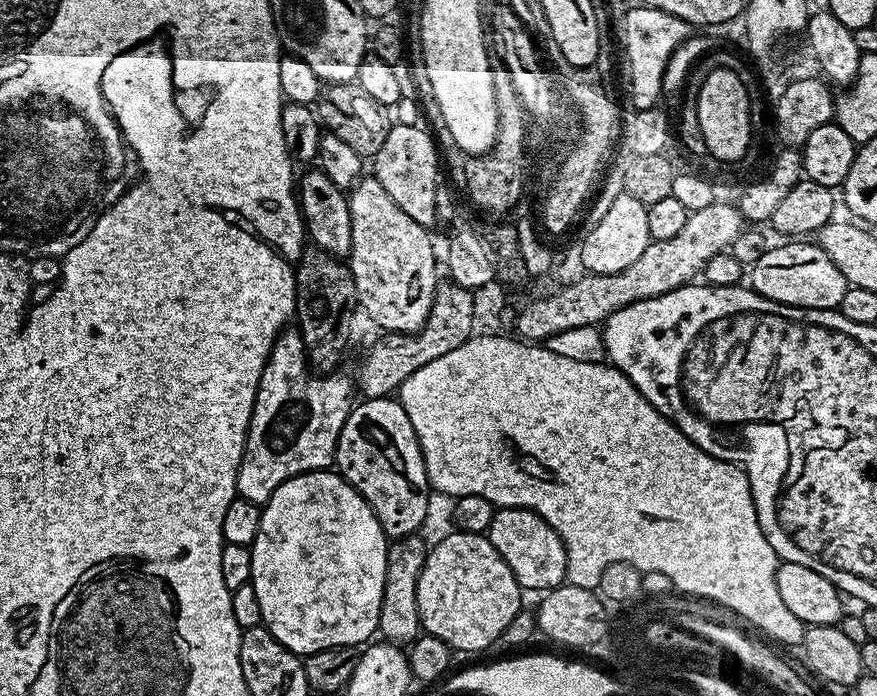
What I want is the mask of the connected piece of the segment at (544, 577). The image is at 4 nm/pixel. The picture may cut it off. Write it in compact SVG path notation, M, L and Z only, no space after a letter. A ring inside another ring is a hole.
M497 507L493 511L492 521L486 535L488 541L494 546L494 550L498 550L502 562L506 562L506 566L510 566L510 570L517 582L520 583L521 589L528 590L528 588L533 588L534 591L543 593L545 590L558 588L565 583L568 574L566 546L562 542L560 535L531 508Z

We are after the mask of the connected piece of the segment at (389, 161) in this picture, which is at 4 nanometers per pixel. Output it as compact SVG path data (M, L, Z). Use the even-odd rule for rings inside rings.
M393 123L386 134L386 142L382 142L382 150L374 157L374 175L378 182L382 182L386 192L394 202L414 222L430 228L437 221L434 196L438 183L436 166L438 156L433 140L427 132L412 124Z

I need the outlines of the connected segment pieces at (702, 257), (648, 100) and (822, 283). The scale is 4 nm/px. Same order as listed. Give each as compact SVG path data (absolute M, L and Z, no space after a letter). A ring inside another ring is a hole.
M718 198L710 206L688 213L686 226L682 226L674 238L649 242L646 250L642 250L641 256L626 266L626 270L618 270L618 274L581 275L581 280L550 293L545 300L536 300L524 309L520 308L514 323L515 335L528 342L540 342L553 332L599 325L608 319L610 313L634 300L645 300L683 288L703 273L706 262L714 258L714 254L729 249L734 238L745 228L746 221L735 203L723 204L723 199Z
M641 6L632 8L618 24L618 40L624 43L624 56L628 59L628 72L632 75L632 85L628 88L628 96L632 99L631 107L654 108L661 103L660 91L664 88L664 71L676 52L676 47L694 32L693 25L686 23L669 12L657 8Z
M780 242L777 248L769 247L750 266L750 287L759 296L770 298L779 304L789 304L795 308L839 309L842 294L850 287L848 279L830 262L830 258L820 248L819 243Z

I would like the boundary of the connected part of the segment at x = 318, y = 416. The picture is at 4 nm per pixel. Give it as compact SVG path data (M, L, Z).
M285 330L277 335L268 365L260 375L260 388L252 407L246 441L247 462L241 464L236 475L239 499L263 506L282 482L304 472L333 467L336 443L354 407L353 377L340 375L313 373L299 331Z

